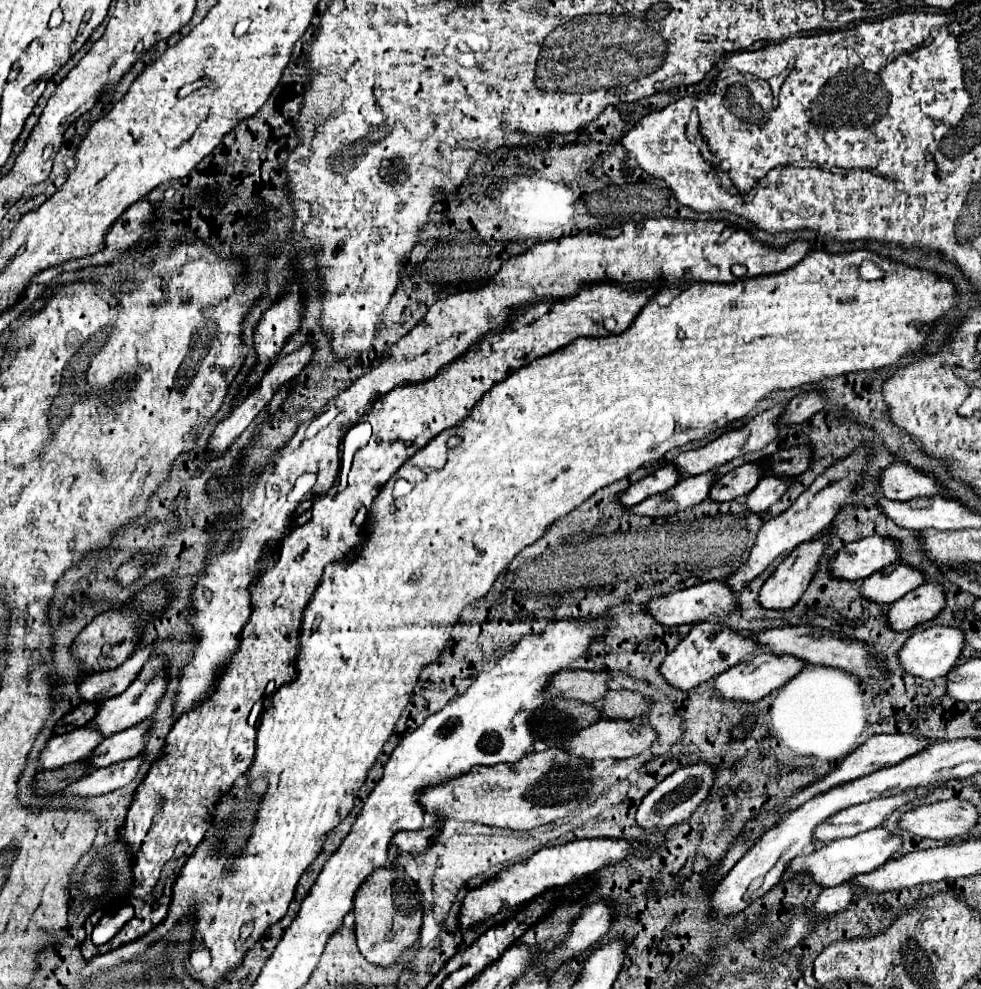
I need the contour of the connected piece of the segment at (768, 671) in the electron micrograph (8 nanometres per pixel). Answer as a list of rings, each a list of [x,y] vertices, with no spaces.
[[[757,654],[745,660],[741,660],[741,664],[729,668],[727,672],[719,674],[713,682],[713,690],[717,692],[717,696],[721,696],[725,702],[747,702],[747,704],[755,704],[759,700],[763,700],[767,694],[771,694],[773,690],[781,688],[785,682],[789,682],[797,672],[801,672],[805,664],[801,660],[795,660],[793,656],[769,656],[769,654]]]

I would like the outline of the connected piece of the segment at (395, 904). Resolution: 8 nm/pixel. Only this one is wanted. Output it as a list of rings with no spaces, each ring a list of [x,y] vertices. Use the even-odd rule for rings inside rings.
[[[381,868],[361,884],[353,902],[355,914],[355,936],[361,954],[377,966],[391,966],[405,948],[413,946],[419,938],[419,928],[423,922],[421,892],[415,882],[405,874],[403,868]]]

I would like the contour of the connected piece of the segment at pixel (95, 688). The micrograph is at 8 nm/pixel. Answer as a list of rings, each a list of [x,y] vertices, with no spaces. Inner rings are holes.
[[[149,646],[139,648],[123,664],[119,664],[117,668],[85,676],[83,682],[79,684],[79,692],[81,692],[83,700],[103,702],[103,700],[109,700],[111,696],[117,696],[123,690],[127,690],[129,684],[141,672],[143,664],[151,658],[151,654],[153,654],[153,650]]]

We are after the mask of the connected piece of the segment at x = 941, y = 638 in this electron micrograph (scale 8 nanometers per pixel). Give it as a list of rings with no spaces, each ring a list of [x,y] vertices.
[[[927,628],[917,630],[905,640],[897,652],[901,668],[925,680],[945,676],[959,658],[963,648],[963,632],[959,628]]]

